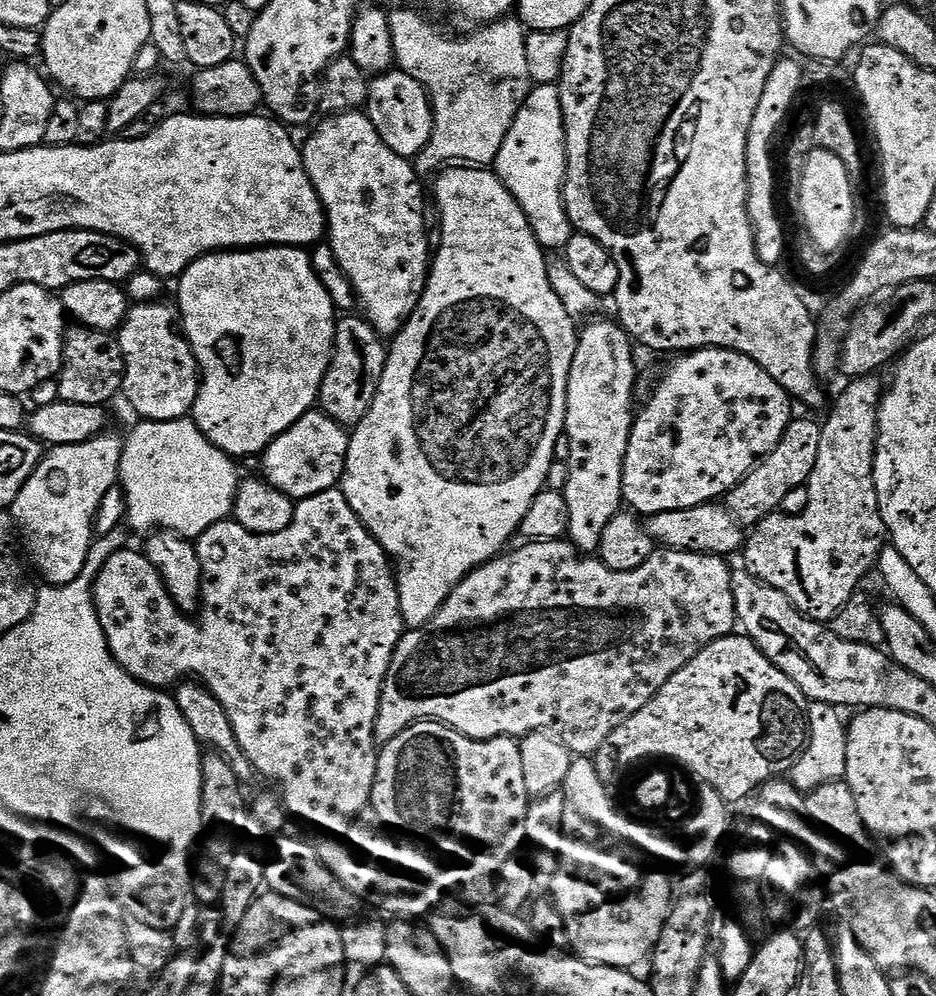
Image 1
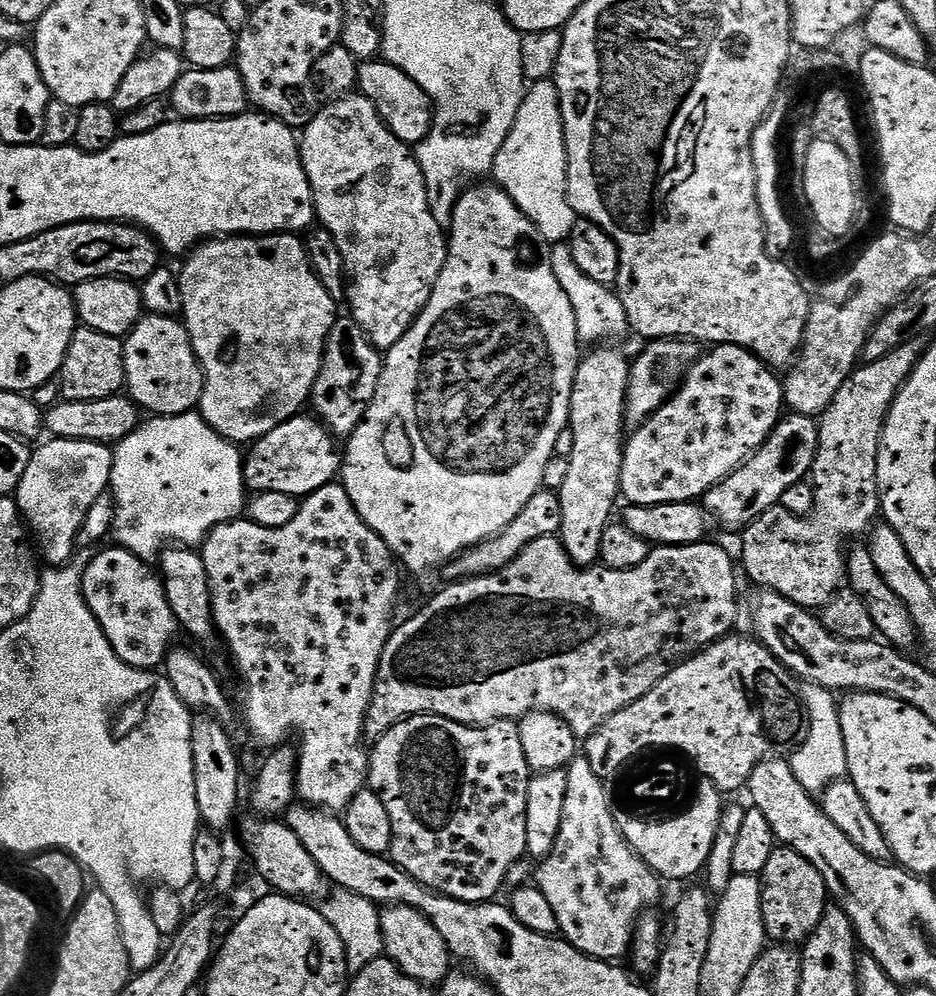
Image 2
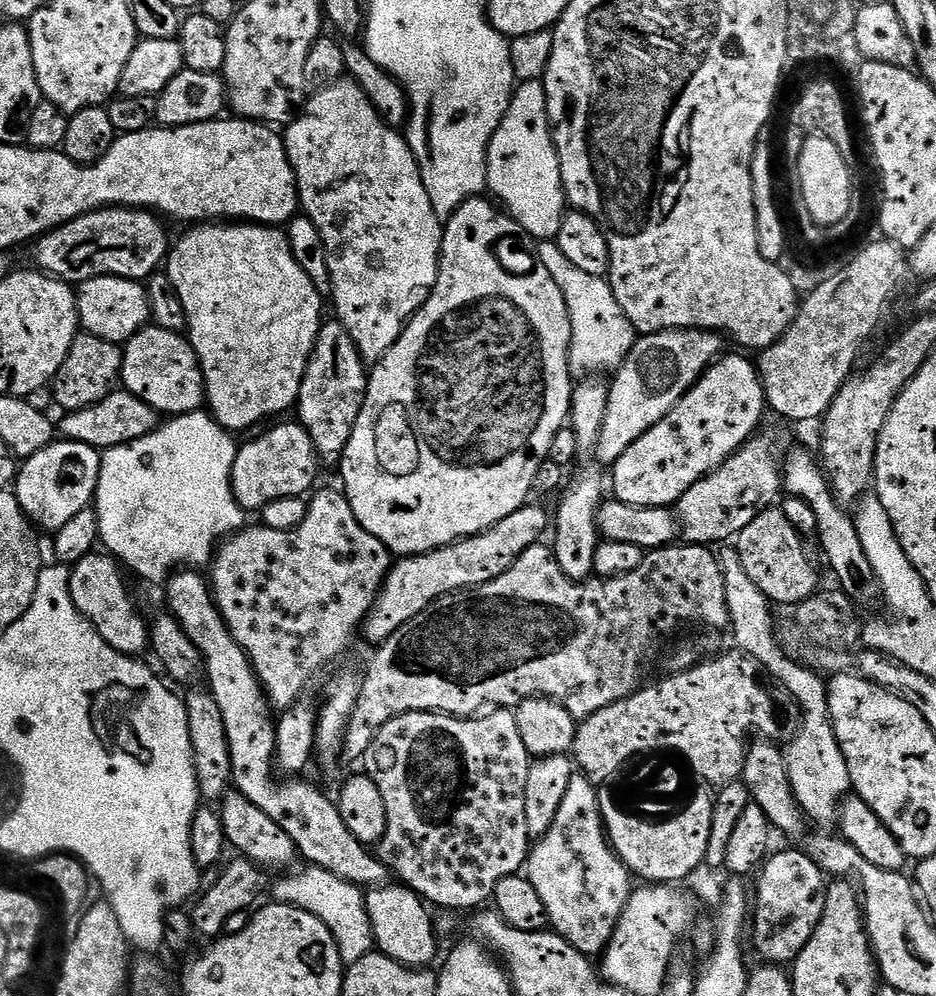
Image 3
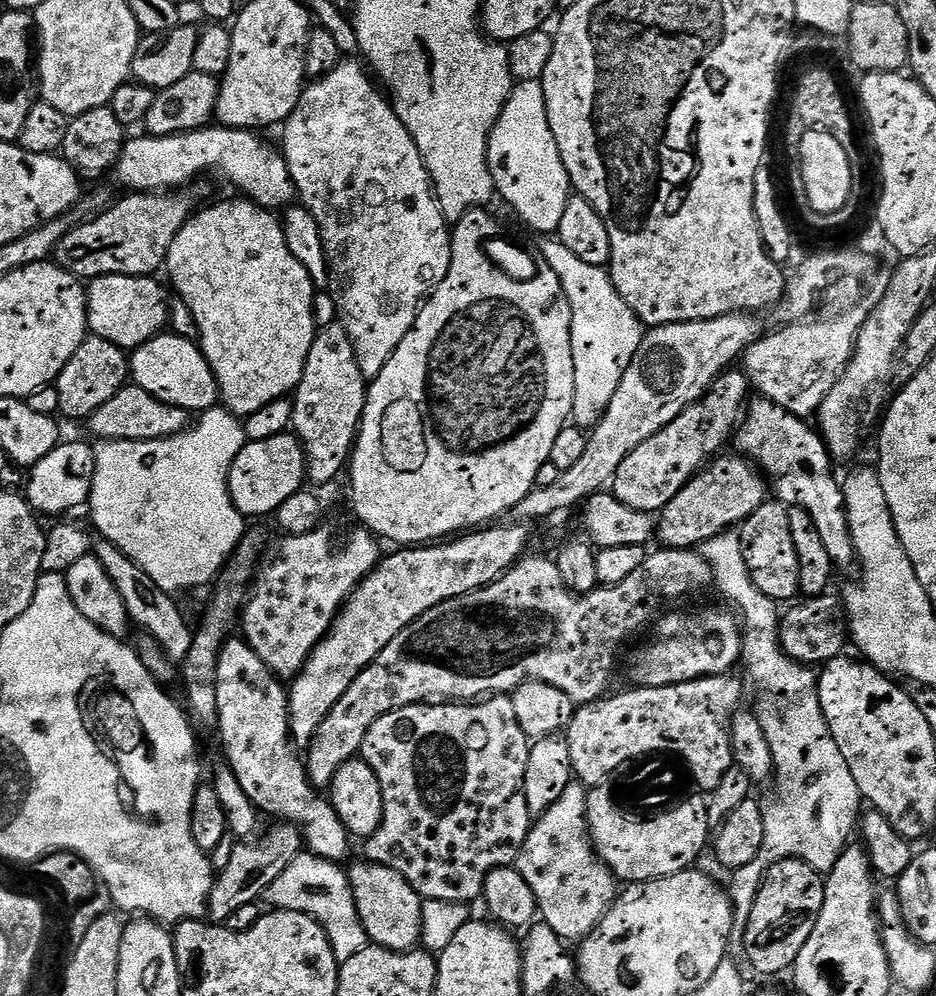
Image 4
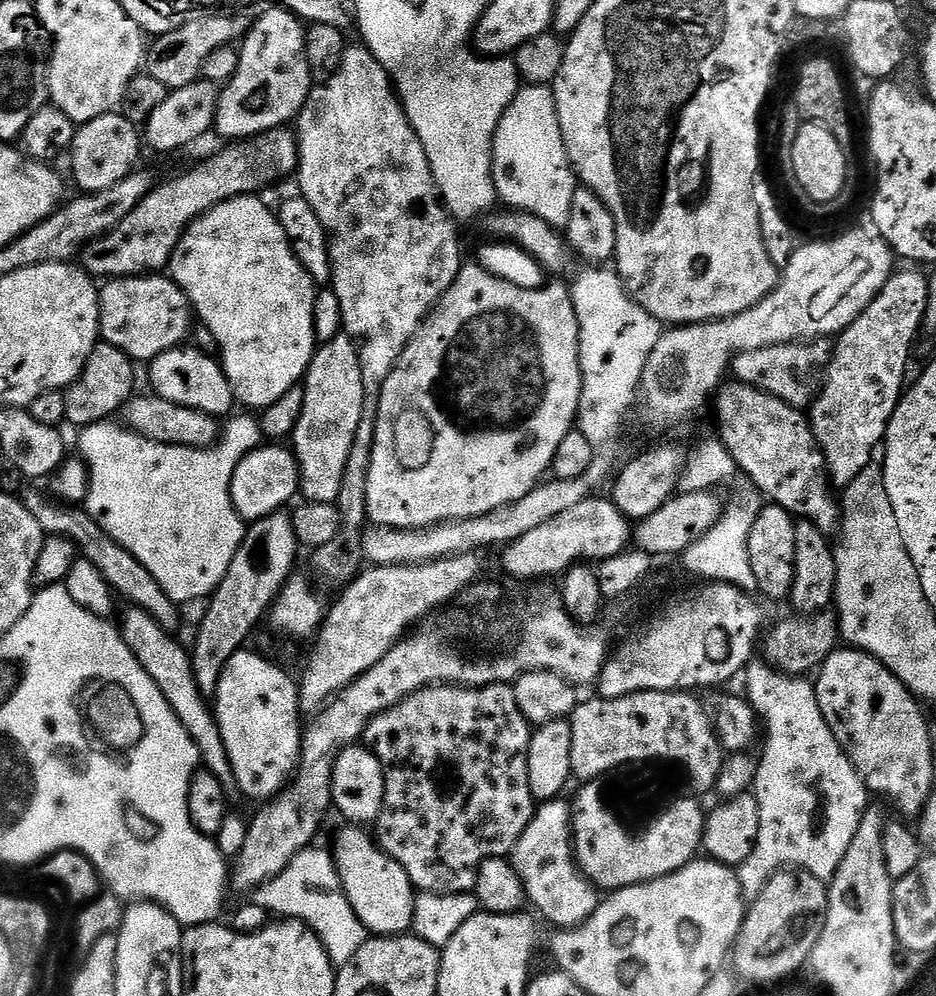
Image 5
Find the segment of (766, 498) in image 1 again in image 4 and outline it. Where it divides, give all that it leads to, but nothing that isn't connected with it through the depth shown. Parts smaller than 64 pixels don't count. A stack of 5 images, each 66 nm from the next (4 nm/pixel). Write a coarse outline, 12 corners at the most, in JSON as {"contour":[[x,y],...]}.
{"contour":[[745,457],[713,459],[660,509],[663,547],[695,549],[766,503]]}

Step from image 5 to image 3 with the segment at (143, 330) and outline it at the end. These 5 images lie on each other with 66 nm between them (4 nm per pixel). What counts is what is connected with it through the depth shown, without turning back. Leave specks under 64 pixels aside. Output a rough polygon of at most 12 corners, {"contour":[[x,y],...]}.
{"contour":[[83,280],[80,328],[121,346],[152,314],[147,287]]}

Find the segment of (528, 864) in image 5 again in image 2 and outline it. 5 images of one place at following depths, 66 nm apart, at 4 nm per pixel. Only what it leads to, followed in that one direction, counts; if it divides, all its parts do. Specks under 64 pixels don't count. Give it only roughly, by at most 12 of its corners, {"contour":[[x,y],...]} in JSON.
{"contour":[[587,758],[534,872],[559,935],[620,962],[661,877]]}

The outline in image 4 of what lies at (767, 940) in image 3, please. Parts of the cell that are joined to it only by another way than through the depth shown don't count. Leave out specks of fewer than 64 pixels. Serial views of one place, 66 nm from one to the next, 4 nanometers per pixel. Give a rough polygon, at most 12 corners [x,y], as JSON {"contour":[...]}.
{"contour":[[768,868],[742,951],[772,976],[795,965],[822,914],[821,873]]}

